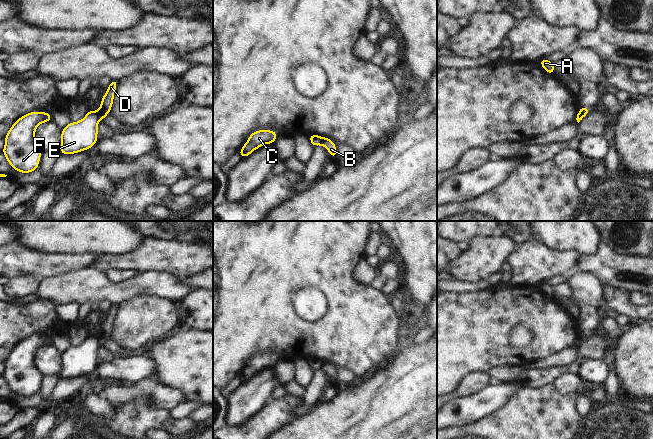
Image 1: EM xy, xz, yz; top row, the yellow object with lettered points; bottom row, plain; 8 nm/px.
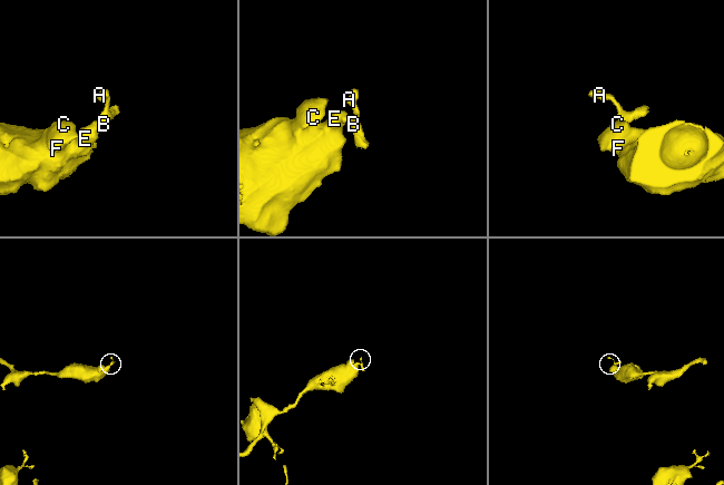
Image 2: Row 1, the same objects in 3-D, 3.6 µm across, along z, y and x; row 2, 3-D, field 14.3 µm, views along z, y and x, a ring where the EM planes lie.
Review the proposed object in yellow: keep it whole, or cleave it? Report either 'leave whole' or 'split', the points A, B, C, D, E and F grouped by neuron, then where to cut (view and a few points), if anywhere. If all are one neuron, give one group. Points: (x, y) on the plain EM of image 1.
split; A B D / C E F; cut in xy along (96, 335), (99, 343)

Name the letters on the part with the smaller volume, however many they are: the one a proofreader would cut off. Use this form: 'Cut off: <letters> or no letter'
Cut off: A, B, D

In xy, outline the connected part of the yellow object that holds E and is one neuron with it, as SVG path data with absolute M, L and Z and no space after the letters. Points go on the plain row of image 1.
M89 334L85 341L78 346L69 346L61 354L60 378L77 378L89 374L95 369L98 359L99 339L97 335Z

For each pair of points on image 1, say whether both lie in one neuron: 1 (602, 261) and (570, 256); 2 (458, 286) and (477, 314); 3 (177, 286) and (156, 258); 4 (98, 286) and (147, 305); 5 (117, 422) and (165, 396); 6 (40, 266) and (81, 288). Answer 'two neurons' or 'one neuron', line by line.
1: two neurons
2: two neurons
3: two neurons
4: two neurons
5: two neurons
6: two neurons

